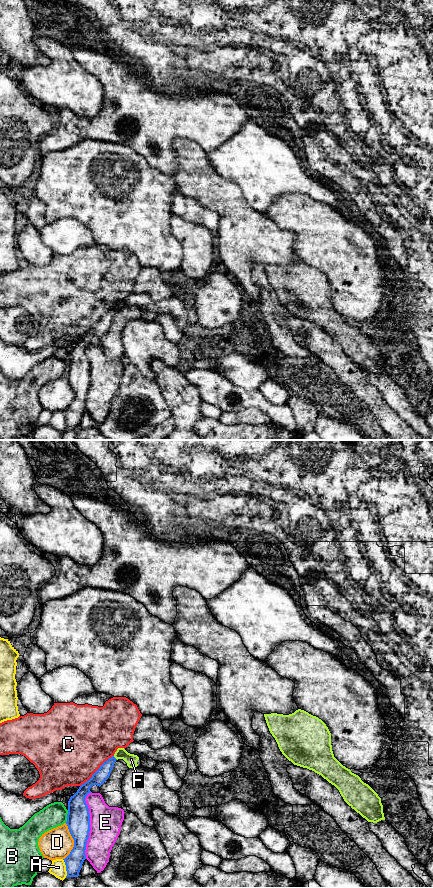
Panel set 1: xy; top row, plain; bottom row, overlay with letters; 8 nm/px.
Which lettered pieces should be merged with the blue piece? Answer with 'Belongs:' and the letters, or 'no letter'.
Belongs: no letter

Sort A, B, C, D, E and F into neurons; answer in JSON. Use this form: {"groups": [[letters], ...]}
{"groups": [["A"], ["B"], ["C"], ["D"], ["E"], ["F"]]}

